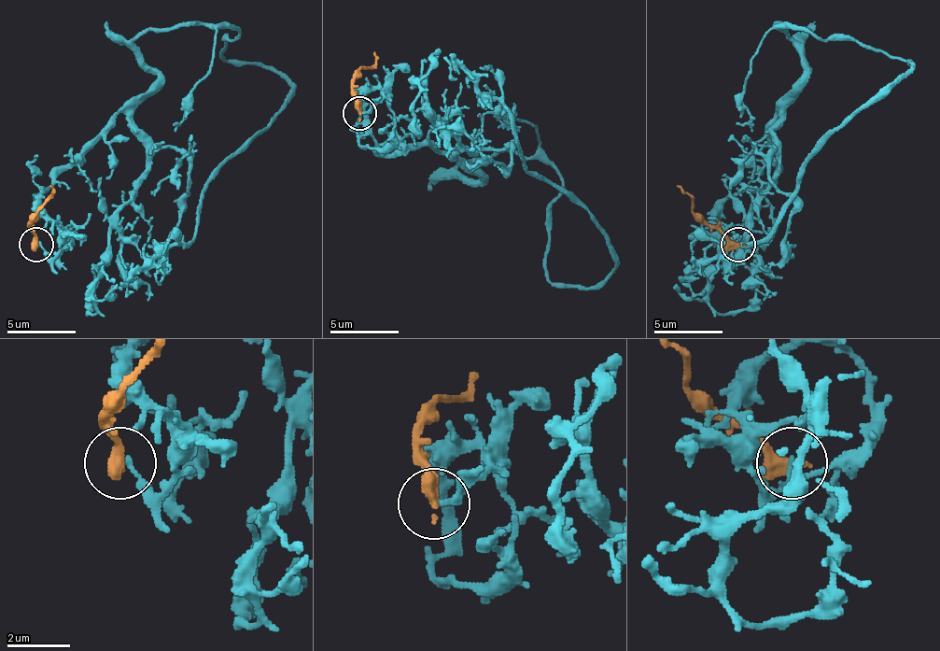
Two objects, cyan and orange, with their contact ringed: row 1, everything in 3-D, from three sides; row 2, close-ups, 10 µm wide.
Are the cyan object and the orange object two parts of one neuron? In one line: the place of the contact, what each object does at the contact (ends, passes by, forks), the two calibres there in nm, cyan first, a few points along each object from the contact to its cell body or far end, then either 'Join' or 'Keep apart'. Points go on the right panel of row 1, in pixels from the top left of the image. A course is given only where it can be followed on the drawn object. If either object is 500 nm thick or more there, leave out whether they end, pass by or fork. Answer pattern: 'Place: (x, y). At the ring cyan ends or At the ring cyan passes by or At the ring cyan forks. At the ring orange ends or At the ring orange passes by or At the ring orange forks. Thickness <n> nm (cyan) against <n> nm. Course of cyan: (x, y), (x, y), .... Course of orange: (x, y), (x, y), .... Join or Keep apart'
Place: (737, 244). Thickness 170 nm (cyan) against 500 nm. Course of cyan: (738, 245), (722, 248), (715, 214), (779, 169), (783, 115), (742, 251), (684, 282), (766, 234), (820, 135). Course of orange: (738, 245), (701, 218), (687, 193), (677, 187). Keep apart

